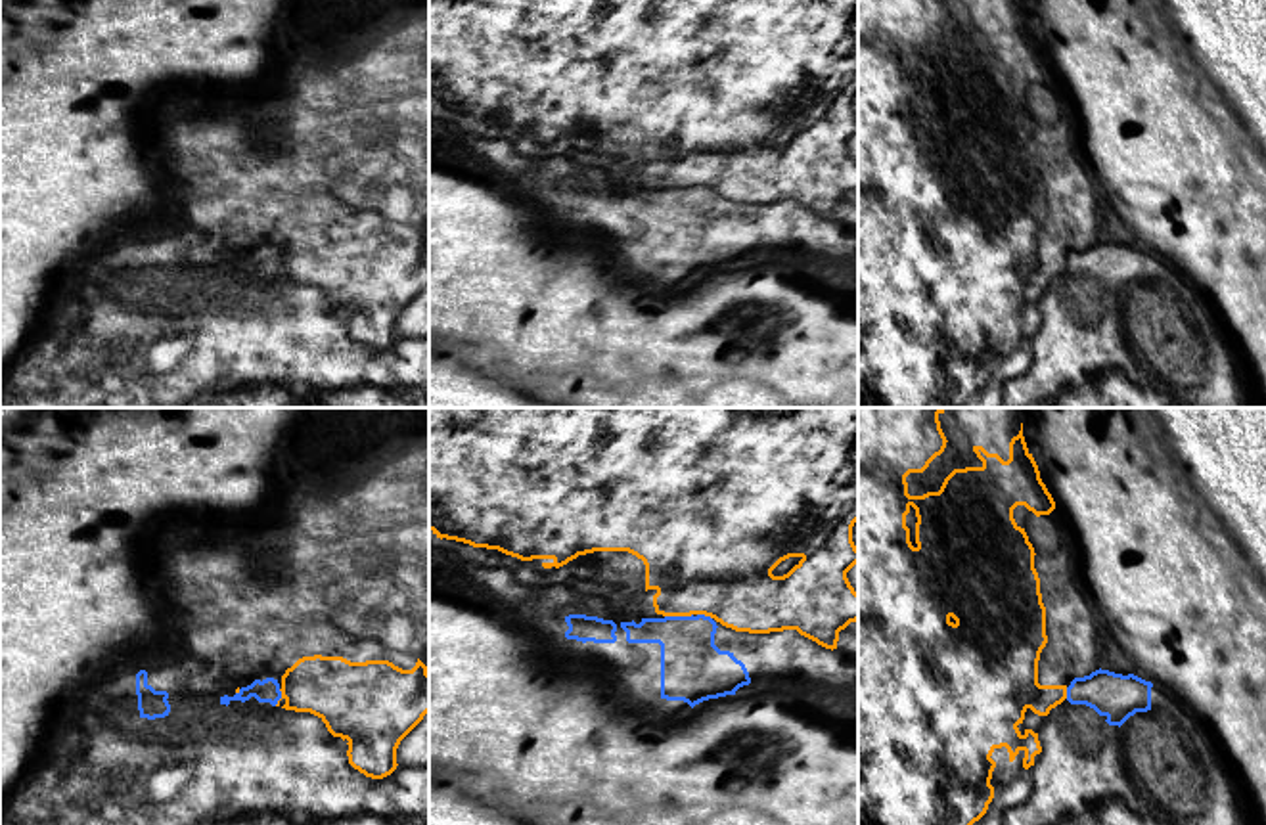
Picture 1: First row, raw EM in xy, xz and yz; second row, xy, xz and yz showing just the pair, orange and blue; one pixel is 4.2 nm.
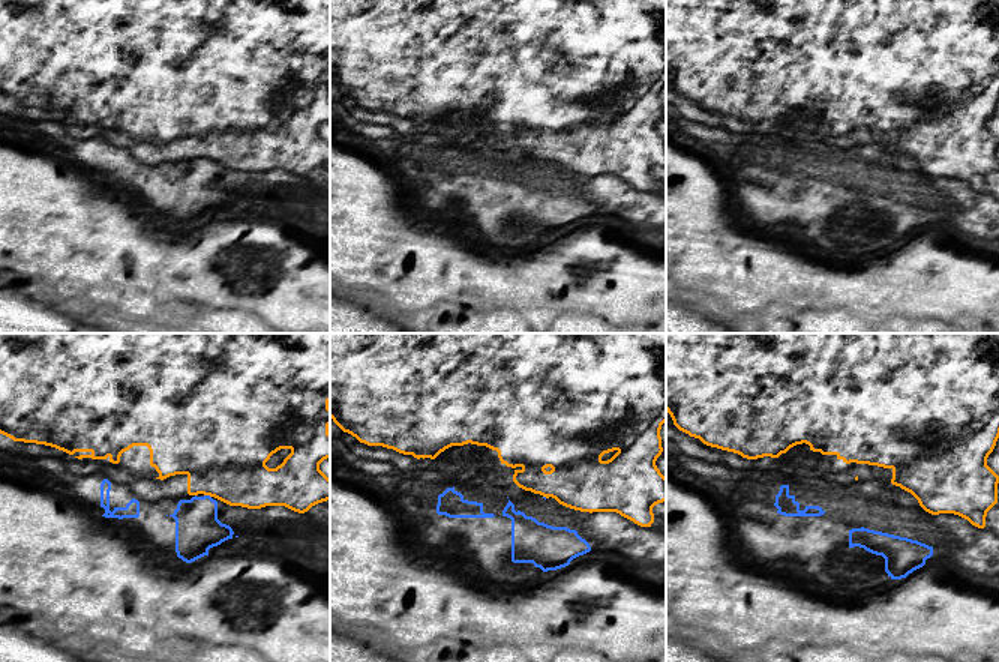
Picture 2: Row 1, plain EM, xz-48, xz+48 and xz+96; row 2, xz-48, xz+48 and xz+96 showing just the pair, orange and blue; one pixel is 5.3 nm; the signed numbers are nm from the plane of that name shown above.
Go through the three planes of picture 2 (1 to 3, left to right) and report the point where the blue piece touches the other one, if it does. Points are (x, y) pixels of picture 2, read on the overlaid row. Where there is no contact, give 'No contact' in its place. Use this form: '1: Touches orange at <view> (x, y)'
1: Touches orange at xz-48 (207, 494)
2: Touches orange at xz+48 (545, 496)
3: No contact

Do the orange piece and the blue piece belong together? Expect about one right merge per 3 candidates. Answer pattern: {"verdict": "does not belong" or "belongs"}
{"verdict": "does not belong"}

